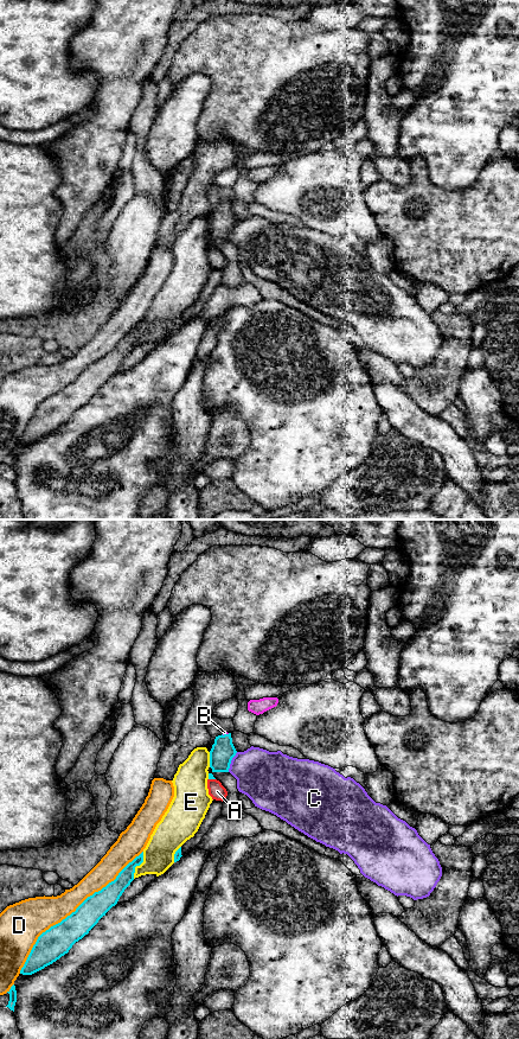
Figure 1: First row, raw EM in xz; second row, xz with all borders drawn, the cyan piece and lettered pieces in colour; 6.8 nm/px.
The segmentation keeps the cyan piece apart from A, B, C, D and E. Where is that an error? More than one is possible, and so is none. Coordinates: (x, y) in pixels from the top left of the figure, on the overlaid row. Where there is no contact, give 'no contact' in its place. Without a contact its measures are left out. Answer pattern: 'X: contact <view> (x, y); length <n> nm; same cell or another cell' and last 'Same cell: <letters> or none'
A: contact xz (212, 778); length 50 nm; another cell
B: contact xz (225, 734); length 60 nm; same cell
C: contact xz (230, 762); length 150 nm; another cell
D: contact xz (72, 912); length 1150 nm; another cell
E: contact xz (138, 865); length 200 nm; another cell
Same cell: B

